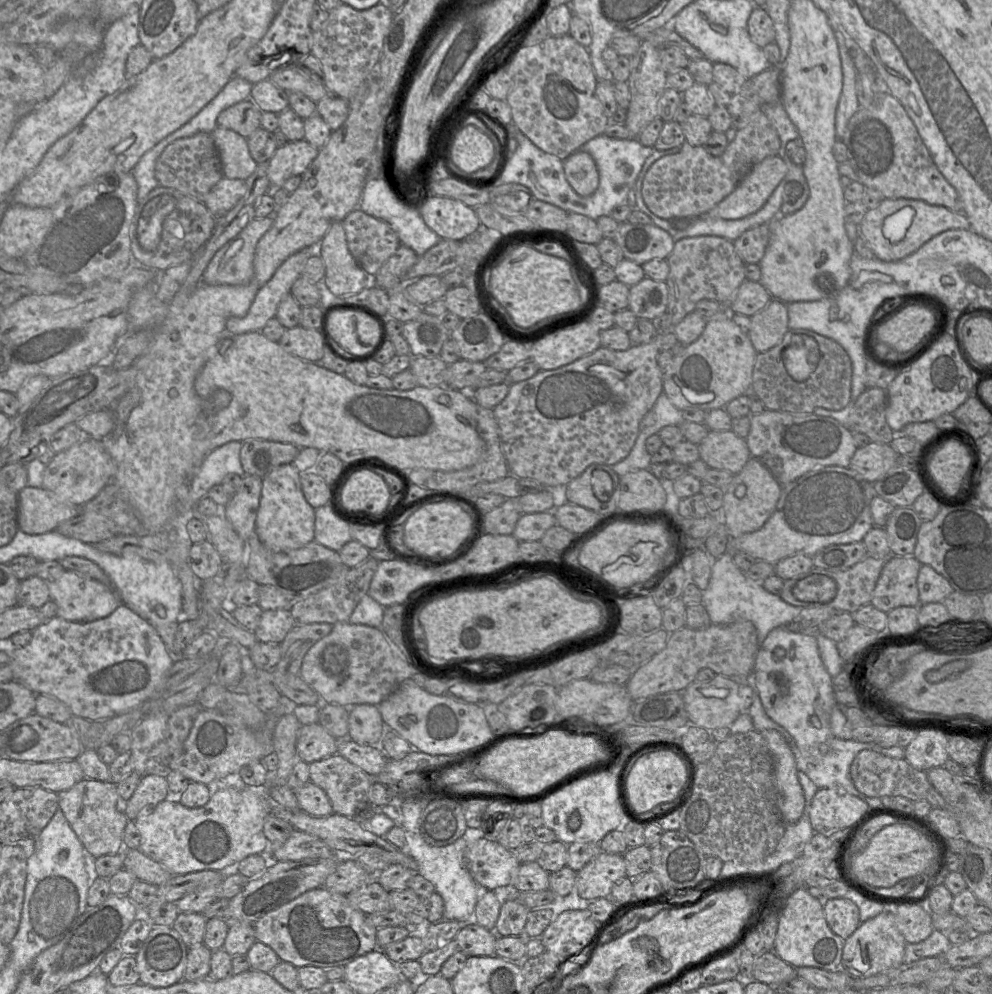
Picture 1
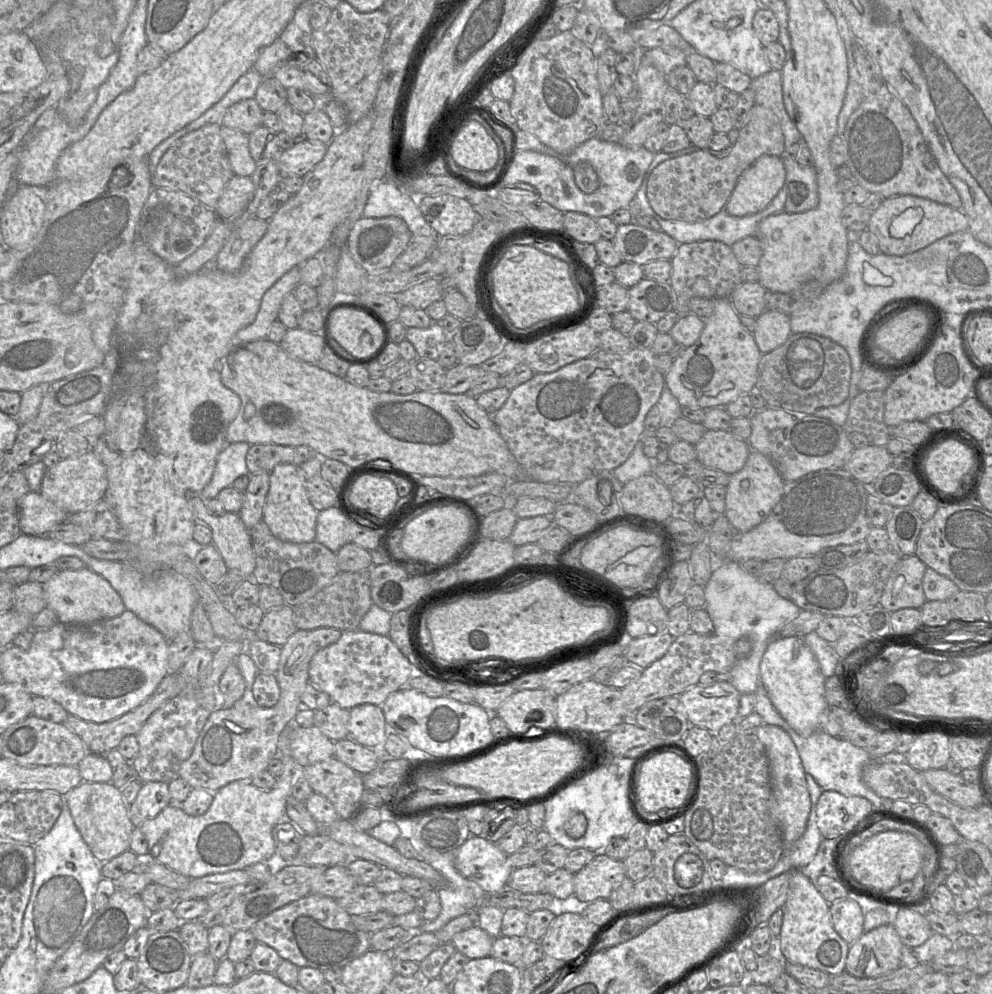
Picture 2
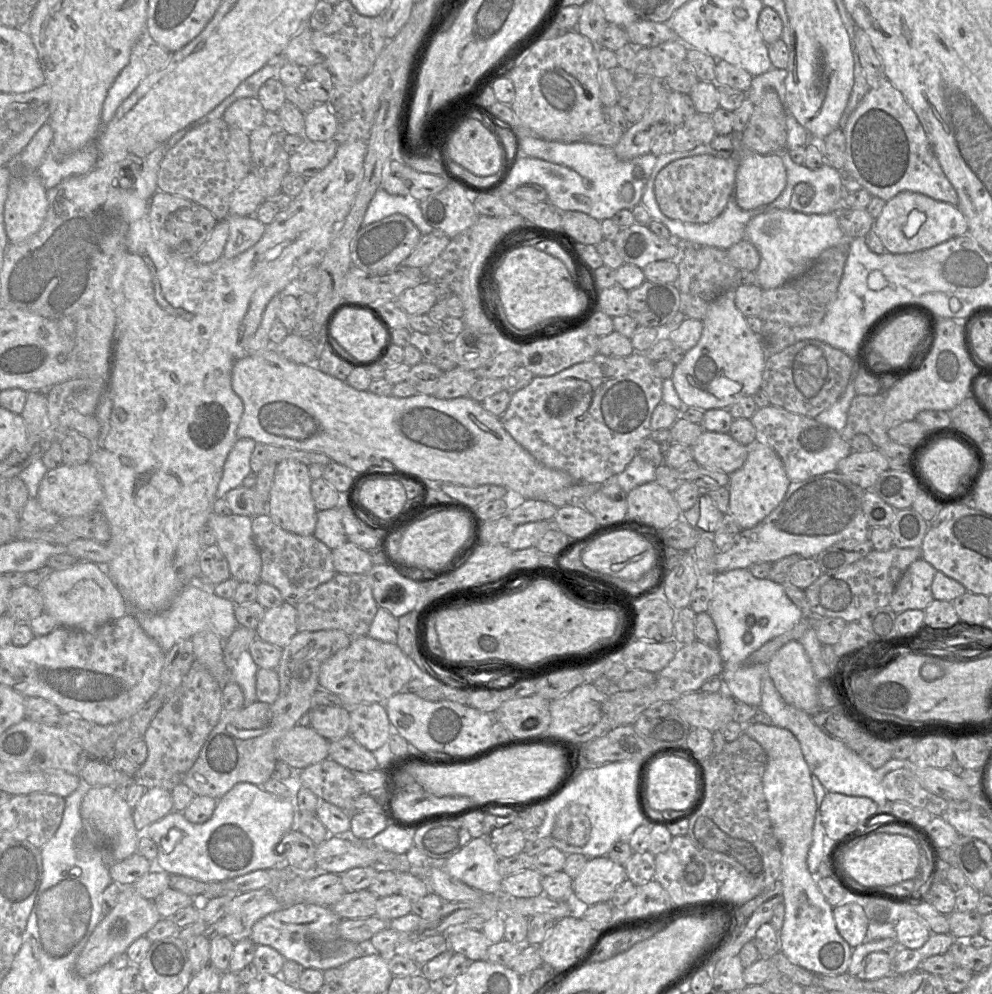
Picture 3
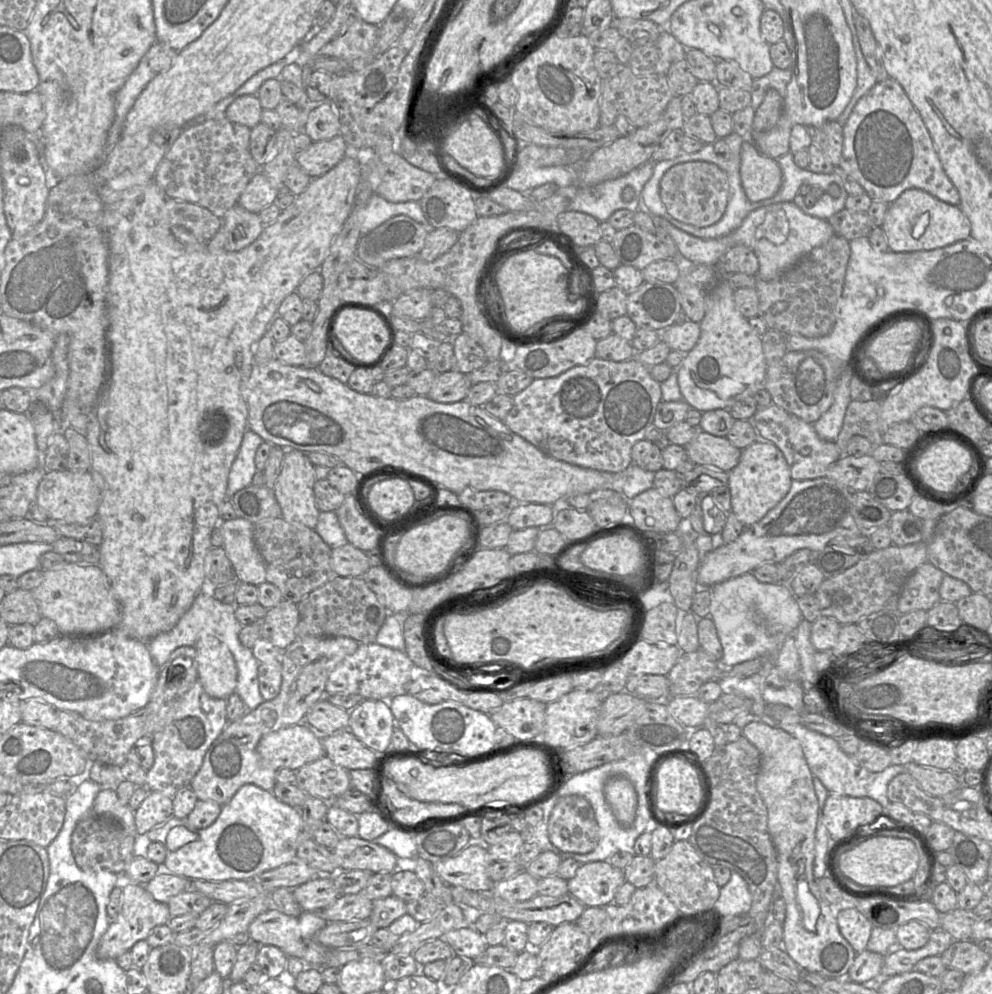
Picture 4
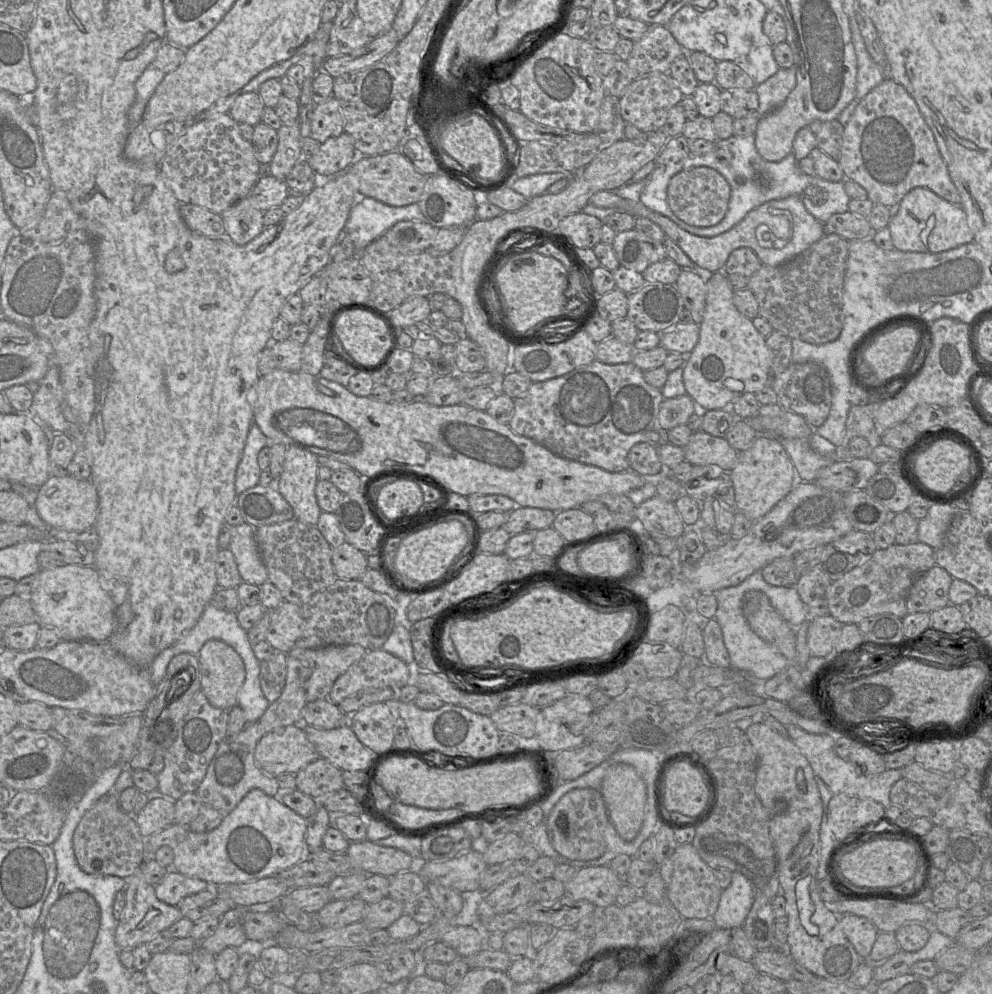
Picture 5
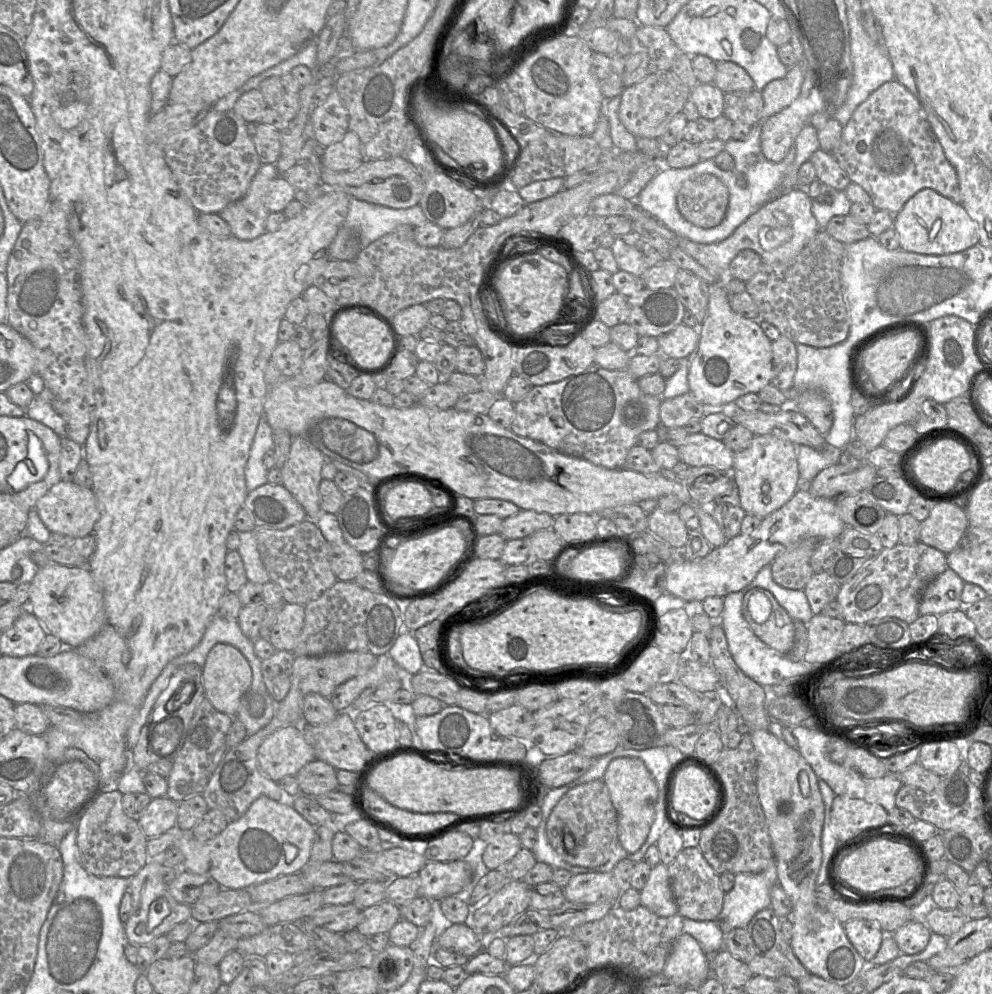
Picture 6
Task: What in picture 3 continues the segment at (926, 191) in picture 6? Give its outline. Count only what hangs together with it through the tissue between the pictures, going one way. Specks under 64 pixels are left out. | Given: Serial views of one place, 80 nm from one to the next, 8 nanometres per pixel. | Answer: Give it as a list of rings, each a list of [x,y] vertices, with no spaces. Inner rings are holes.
[[[904,191],[886,201],[880,215],[874,220],[872,230],[880,238],[886,252],[906,254],[968,234],[968,224],[958,206],[921,193]]]

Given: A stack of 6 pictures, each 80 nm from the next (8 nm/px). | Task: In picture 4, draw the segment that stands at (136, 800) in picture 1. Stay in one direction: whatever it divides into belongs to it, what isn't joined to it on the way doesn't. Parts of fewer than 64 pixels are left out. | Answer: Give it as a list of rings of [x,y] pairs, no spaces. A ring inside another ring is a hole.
[[[150,791],[134,812],[136,832],[145,835],[151,829],[162,825],[173,816],[171,798],[157,791]]]

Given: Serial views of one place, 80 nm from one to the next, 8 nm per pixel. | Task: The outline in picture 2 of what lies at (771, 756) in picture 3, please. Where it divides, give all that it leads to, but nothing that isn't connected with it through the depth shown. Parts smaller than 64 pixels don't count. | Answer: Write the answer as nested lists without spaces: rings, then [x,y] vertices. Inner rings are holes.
[[[763,724],[754,729],[754,734],[764,745],[768,758],[772,816],[785,844],[793,844],[804,834],[811,810],[806,772],[793,740],[782,728]],[[800,871],[792,872],[788,897],[783,906],[780,931],[780,950],[786,961],[817,969],[831,976],[845,972],[850,944],[835,931],[830,915],[830,904],[811,880]]]

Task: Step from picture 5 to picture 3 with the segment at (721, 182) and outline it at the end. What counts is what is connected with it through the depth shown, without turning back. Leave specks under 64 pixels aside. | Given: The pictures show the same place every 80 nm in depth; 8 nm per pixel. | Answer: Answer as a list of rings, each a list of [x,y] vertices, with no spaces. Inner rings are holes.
[[[735,152],[729,158],[710,154],[681,158],[667,164],[656,176],[654,191],[662,213],[672,220],[685,223],[708,223],[726,208],[734,194],[740,155]]]

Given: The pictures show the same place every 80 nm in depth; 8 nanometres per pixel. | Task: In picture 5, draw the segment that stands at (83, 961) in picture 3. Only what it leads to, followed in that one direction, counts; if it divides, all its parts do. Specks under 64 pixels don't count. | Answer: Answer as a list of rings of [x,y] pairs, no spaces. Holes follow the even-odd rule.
[[[139,872],[126,880],[127,886],[124,889],[126,904],[115,933],[115,942],[121,950],[135,949],[139,945],[146,944],[183,917],[177,906],[166,904],[157,898],[155,886],[147,883]]]

